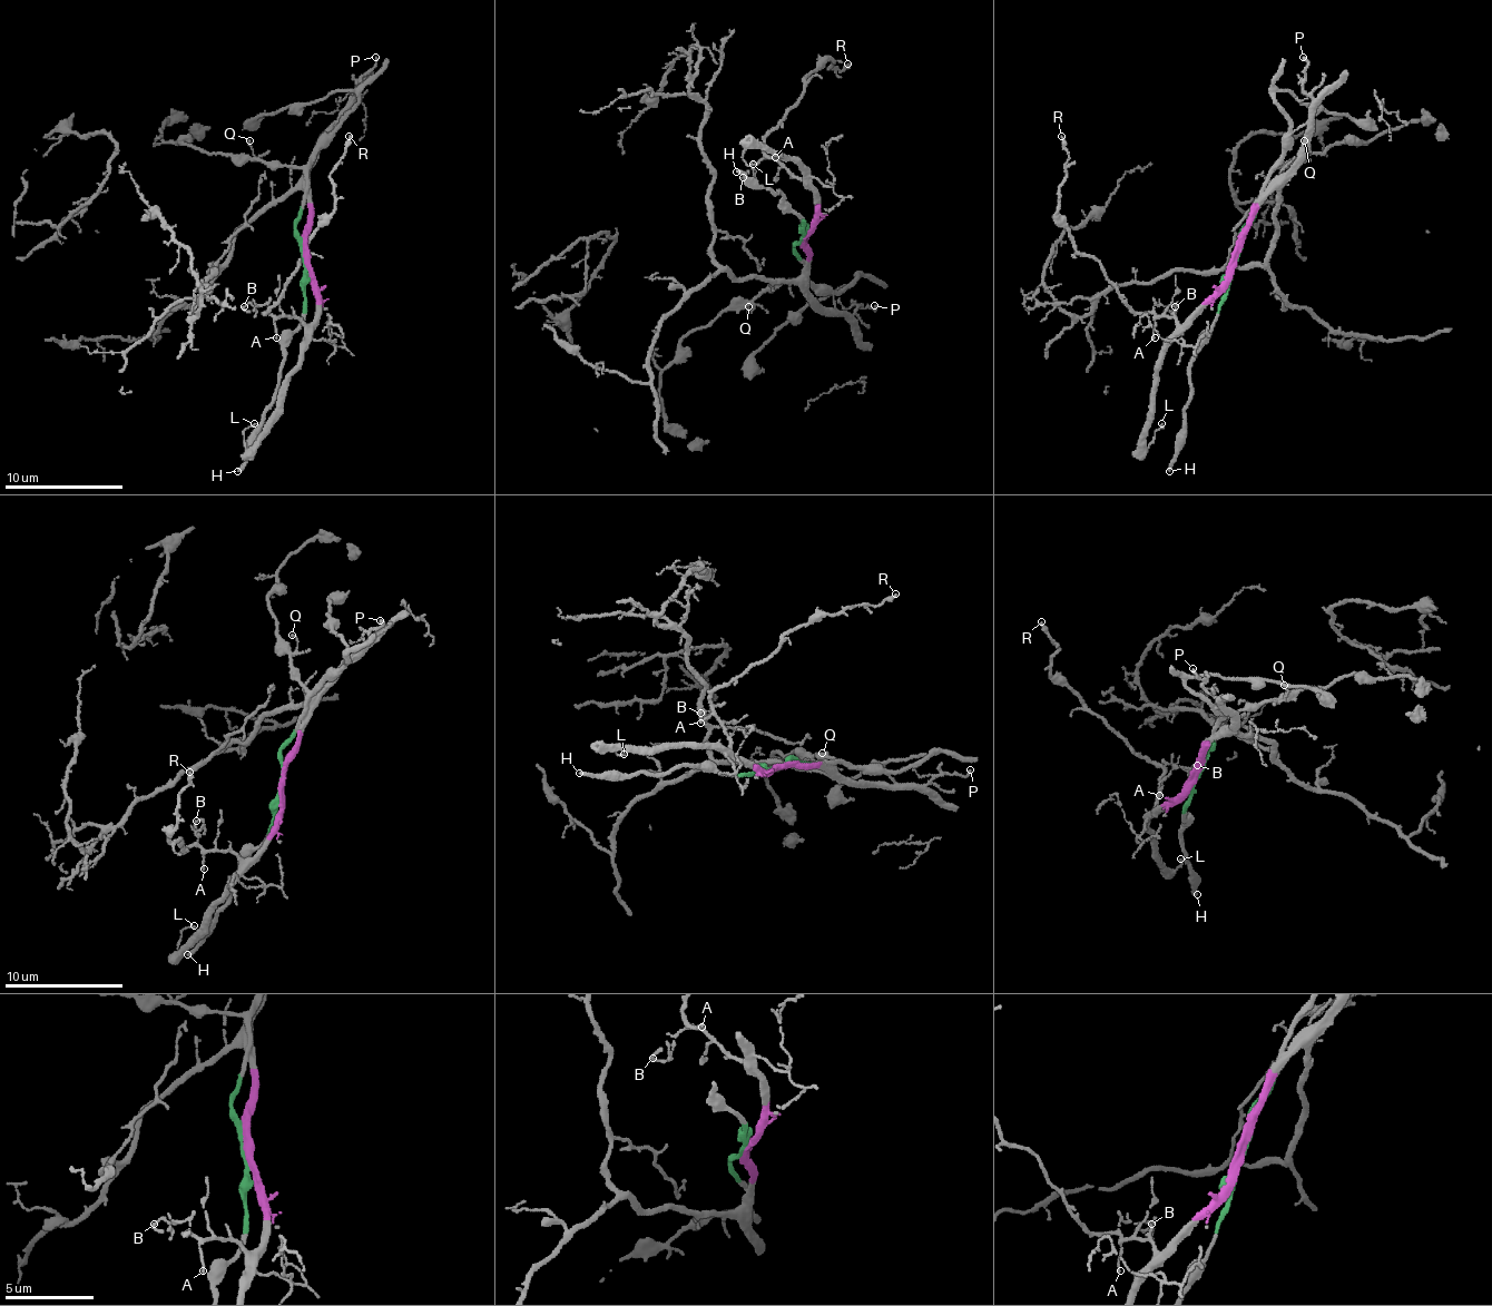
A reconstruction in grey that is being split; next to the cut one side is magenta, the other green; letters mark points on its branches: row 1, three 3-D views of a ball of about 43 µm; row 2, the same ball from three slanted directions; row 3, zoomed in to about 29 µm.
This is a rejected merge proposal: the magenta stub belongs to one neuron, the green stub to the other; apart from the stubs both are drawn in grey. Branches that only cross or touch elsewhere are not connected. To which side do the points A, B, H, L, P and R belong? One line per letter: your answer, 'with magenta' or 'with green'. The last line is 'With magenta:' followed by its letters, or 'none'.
A: with magenta
B: with magenta
H: with green
L: with magenta
P: with magenta
R: with magenta
With magenta: A, B, L, P, R

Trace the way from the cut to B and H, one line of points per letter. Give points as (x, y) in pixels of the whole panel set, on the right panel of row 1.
B: (1235, 258), (1229, 278), (1185, 323), (1155, 314), (1158, 305), (1170, 312), (1176, 305)
H: (1235, 258), (1217, 321), (1190, 365), (1190, 401), (1179, 454), (1170, 471)

